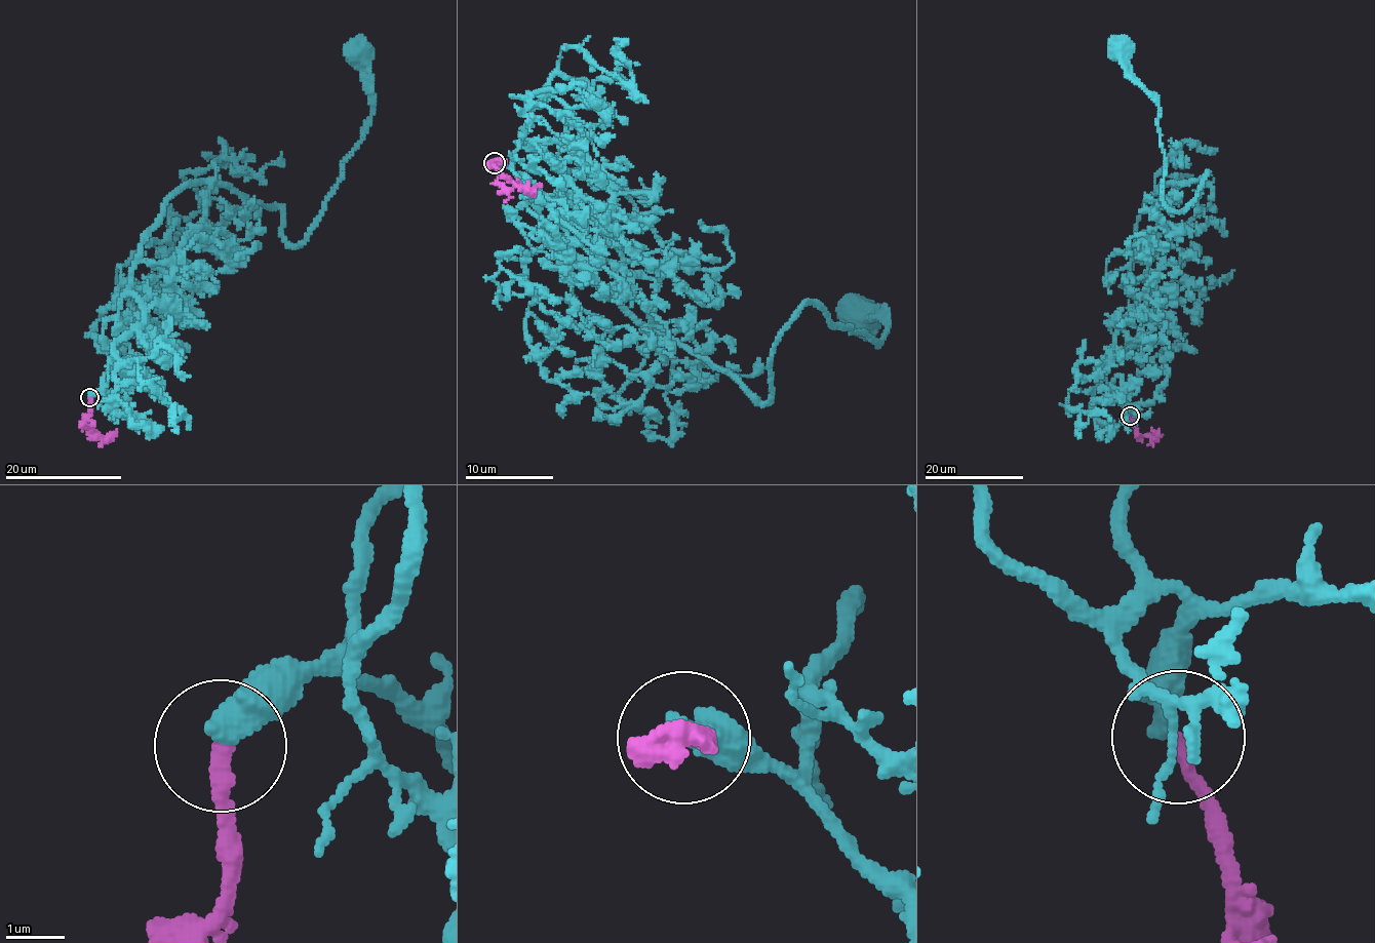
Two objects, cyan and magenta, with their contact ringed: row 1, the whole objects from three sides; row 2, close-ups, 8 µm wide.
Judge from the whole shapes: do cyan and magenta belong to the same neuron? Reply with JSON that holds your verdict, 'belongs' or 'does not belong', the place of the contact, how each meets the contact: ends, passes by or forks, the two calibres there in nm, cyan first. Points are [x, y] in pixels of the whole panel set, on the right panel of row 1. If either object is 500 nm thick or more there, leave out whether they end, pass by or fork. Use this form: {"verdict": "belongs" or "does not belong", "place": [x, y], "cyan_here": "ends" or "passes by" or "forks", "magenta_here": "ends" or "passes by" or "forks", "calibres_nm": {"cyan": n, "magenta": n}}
{"verdict": "belongs", "place": [1130, 416], "cyan_here": "ends", "magenta_here": "ends", "calibres_nm": {"cyan": 440, "magenta": 240}}

